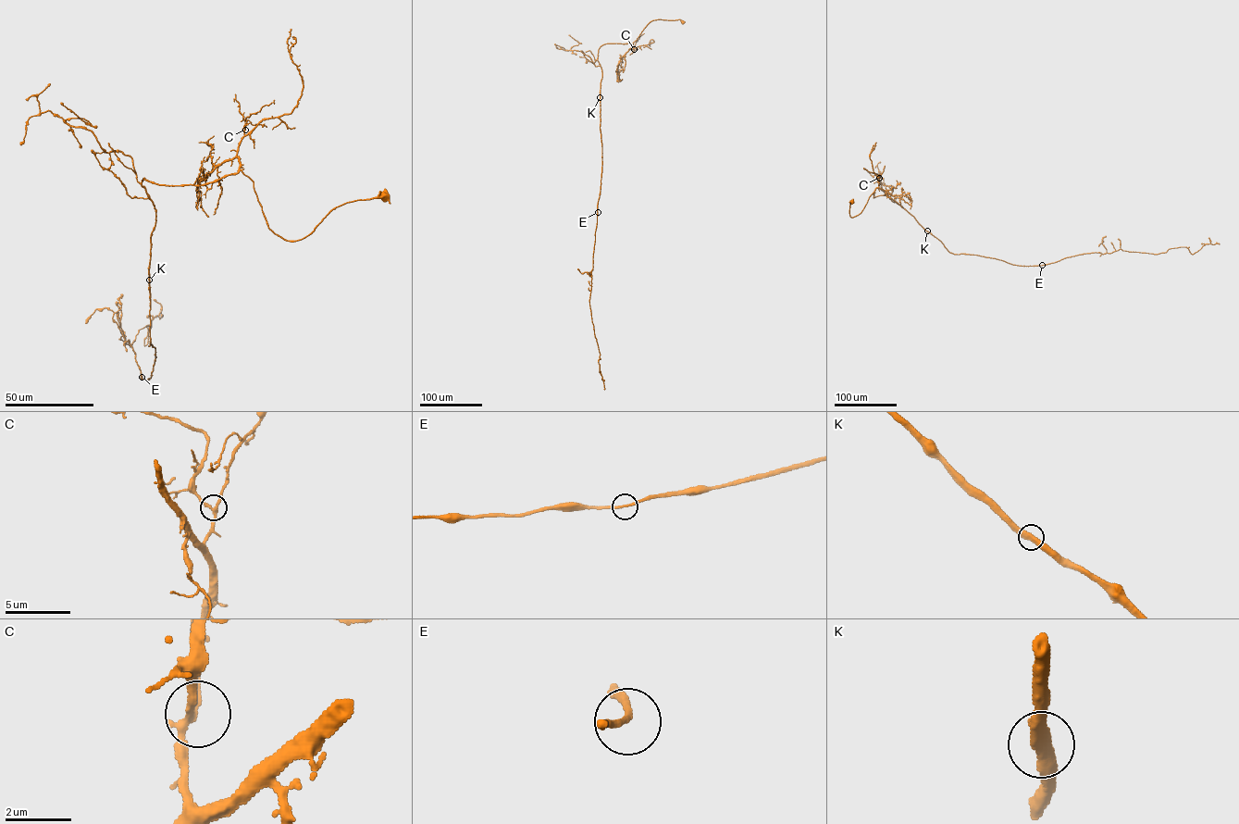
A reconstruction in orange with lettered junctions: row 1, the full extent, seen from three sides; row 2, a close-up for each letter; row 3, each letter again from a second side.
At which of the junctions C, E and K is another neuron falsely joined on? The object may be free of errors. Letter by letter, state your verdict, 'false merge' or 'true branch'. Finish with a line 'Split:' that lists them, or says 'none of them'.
C: true branch
E: true branch
K: true branch
Split: none of them

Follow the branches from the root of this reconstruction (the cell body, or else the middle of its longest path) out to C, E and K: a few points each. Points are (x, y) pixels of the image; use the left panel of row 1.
C: (384, 194), (336, 206), (308, 235), (287, 241), (268, 228), (253, 182), (239, 169), (237, 147), (245, 130)
E: (384, 194), (336, 206), (287, 241), (241, 170), (200, 185), (143, 179), (155, 213), (155, 357), (142, 377)
K: (384, 194), (336, 206), (287, 241), (241, 170), (200, 185), (143, 179), (155, 213), (149, 280)

